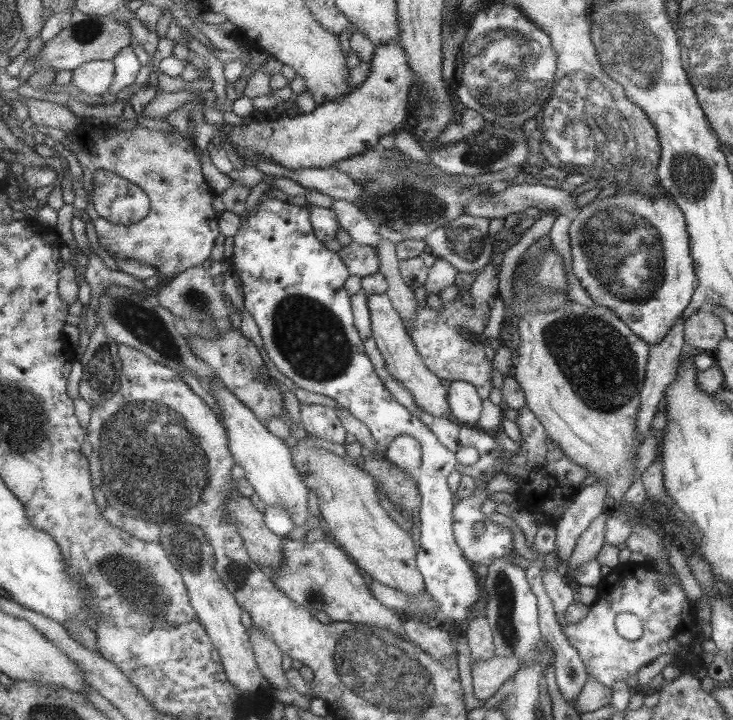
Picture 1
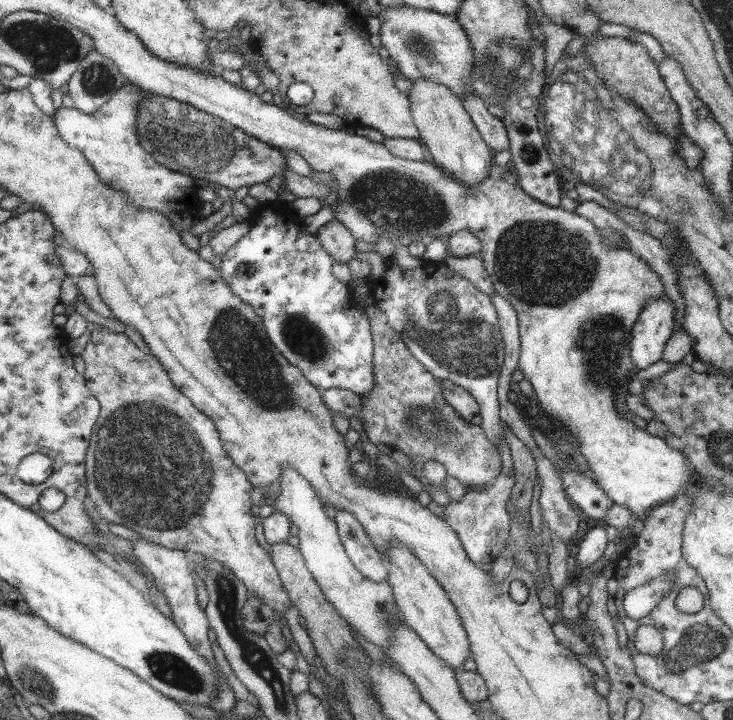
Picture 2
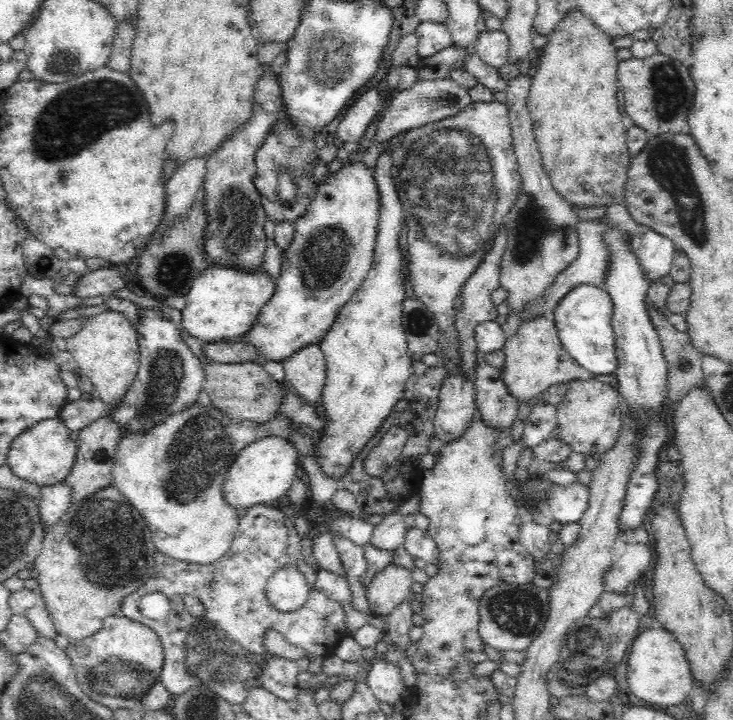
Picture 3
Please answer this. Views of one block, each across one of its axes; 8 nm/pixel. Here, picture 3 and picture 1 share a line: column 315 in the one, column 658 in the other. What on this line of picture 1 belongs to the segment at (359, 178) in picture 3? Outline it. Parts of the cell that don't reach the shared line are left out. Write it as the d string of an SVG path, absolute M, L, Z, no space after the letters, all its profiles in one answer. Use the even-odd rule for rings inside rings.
M599 183L592 189L578 194L575 198L575 209L578 209L571 216L571 224L569 225L569 245L571 247L571 270L574 276L579 280L580 285L589 295L593 303L609 307L626 325L631 329L635 336L642 338L648 345L657 345L663 339L663 336L670 331L674 326L675 320L685 310L687 304L690 303L690 298L694 294L694 288L697 286L697 275L694 272L693 260L690 257L690 238L686 232L686 221L682 215L681 209L669 198L664 192L659 194L639 193L635 190L619 191L613 196L607 198L599 198L592 201L599 194Z

